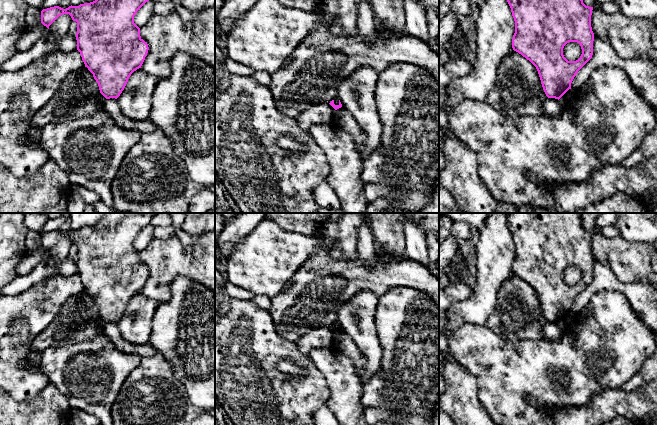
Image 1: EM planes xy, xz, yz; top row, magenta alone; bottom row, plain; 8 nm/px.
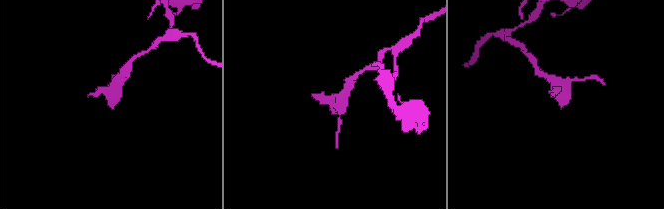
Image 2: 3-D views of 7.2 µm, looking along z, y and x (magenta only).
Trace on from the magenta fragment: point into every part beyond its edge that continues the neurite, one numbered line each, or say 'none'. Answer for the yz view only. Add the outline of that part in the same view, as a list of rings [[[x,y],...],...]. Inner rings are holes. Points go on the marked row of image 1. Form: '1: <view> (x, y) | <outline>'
none

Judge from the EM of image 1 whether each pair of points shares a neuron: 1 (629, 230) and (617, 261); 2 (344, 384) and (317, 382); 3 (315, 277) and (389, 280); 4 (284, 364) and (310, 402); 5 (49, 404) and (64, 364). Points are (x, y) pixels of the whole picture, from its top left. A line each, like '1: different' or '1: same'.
1: different
2: different
3: same
4: different
5: different

